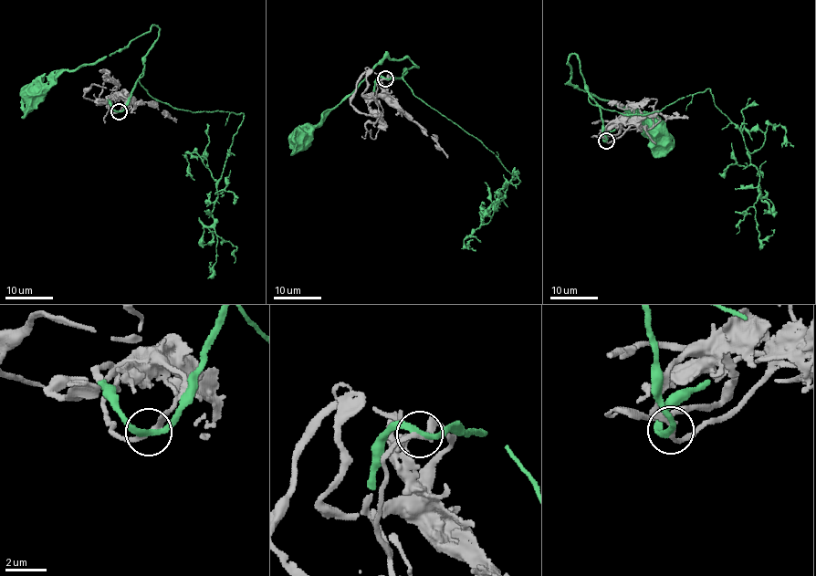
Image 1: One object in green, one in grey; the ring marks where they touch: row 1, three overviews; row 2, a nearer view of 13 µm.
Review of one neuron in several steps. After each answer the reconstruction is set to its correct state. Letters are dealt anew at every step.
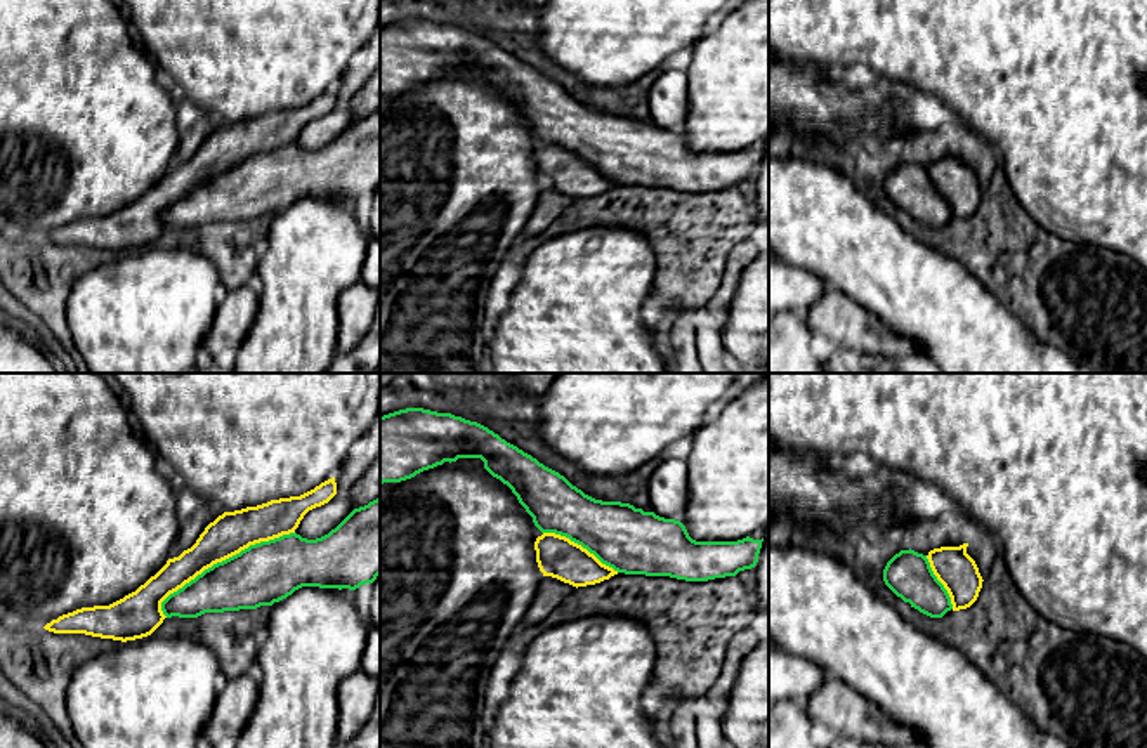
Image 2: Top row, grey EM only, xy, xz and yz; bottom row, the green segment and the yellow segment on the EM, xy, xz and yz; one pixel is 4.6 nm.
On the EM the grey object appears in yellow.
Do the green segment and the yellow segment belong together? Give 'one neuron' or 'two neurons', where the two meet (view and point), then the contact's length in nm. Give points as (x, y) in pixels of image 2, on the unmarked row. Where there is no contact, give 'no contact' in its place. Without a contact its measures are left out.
one neuron | xy (222, 172) | 700 nm

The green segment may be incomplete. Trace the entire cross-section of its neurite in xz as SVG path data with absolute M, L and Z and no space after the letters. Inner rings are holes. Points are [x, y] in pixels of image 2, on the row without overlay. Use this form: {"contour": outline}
{"contour": "M423 19L380 28L380 95L458 69L481 69L512 101L543 144L534 153L540 182L576 200L618 184L708 193L758 174L764 149L696 153L680 132L585 106L477 33Z"}

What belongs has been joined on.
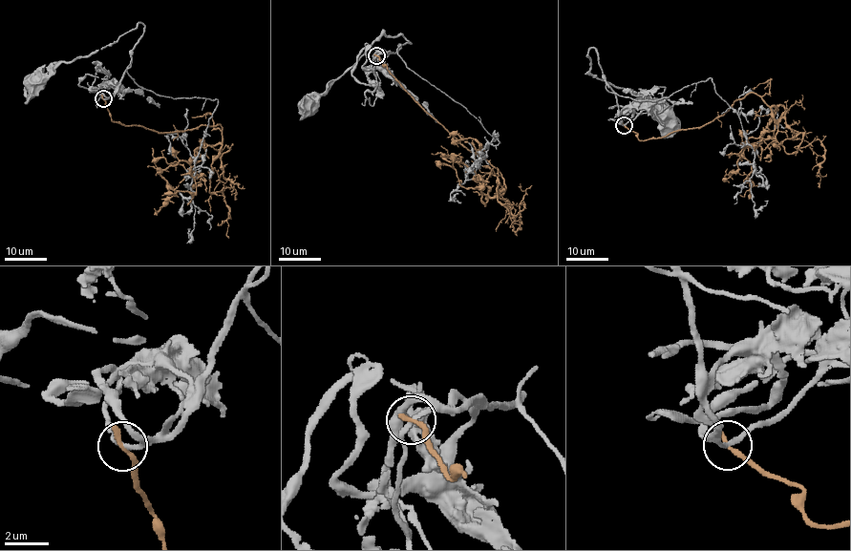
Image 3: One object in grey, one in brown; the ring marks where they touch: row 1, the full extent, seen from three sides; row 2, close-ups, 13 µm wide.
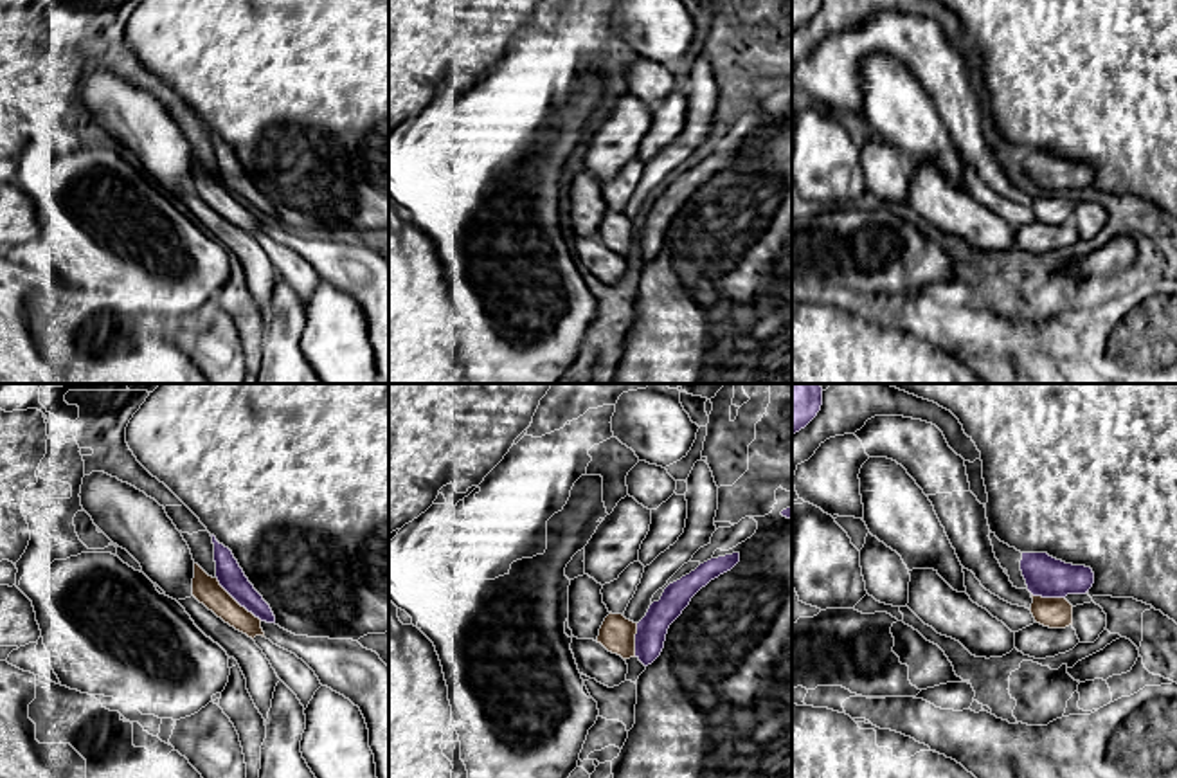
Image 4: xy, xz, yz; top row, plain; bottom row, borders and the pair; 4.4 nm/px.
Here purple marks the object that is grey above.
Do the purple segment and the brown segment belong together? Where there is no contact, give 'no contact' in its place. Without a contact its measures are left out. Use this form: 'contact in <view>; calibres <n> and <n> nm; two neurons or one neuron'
contact in xy; calibres 120 and 120 nm; two neurons

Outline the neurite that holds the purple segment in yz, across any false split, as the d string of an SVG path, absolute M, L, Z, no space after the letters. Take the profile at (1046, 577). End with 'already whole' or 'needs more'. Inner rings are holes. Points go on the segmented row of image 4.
M1022 553L1020 571L1028 591L1042 598L1085 594L1094 584L1091 567L1065 564L1047 553Z; already whole

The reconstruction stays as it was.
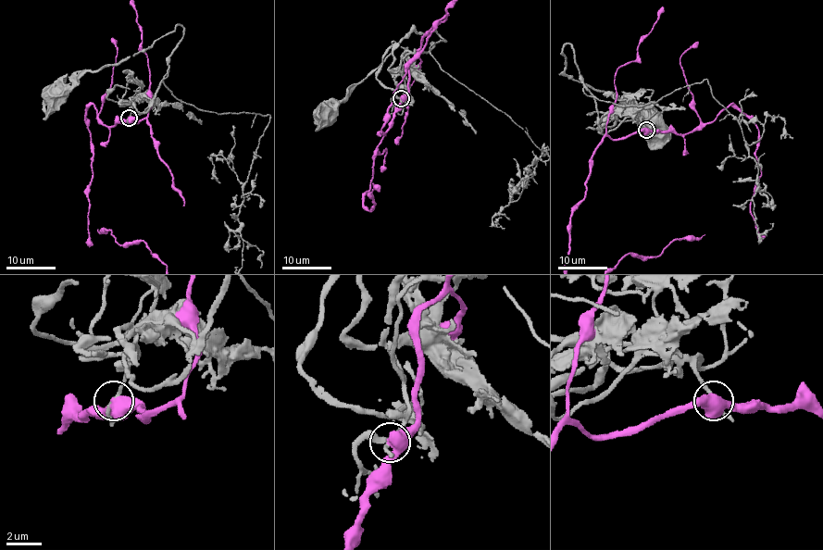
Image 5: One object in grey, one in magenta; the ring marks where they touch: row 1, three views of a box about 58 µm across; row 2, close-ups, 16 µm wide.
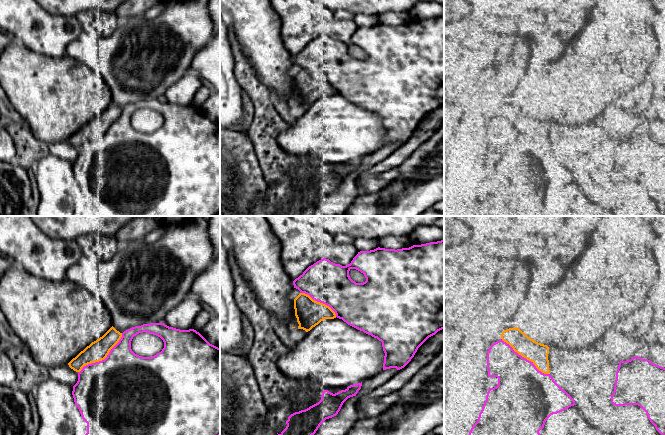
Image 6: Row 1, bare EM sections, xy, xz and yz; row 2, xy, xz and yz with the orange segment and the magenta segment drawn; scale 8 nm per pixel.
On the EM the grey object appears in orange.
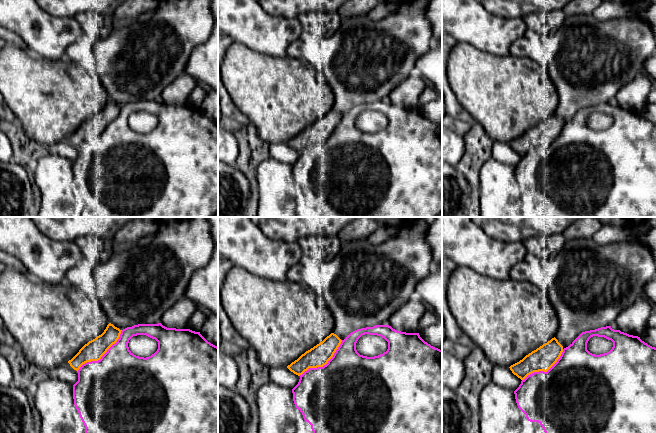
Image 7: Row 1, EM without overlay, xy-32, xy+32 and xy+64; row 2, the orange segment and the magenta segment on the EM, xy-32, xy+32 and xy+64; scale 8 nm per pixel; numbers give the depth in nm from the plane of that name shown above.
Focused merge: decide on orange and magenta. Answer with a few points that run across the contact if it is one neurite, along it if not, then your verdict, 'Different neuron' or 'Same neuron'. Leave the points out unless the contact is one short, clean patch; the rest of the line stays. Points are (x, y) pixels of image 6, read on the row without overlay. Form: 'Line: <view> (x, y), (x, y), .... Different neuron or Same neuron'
Different neuron

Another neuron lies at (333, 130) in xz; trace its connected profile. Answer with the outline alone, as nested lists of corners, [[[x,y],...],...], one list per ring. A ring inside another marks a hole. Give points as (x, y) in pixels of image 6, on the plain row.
[[[324,95],[278,137],[279,146],[299,159],[318,159],[324,166],[361,159],[383,147],[382,118],[342,95]]]

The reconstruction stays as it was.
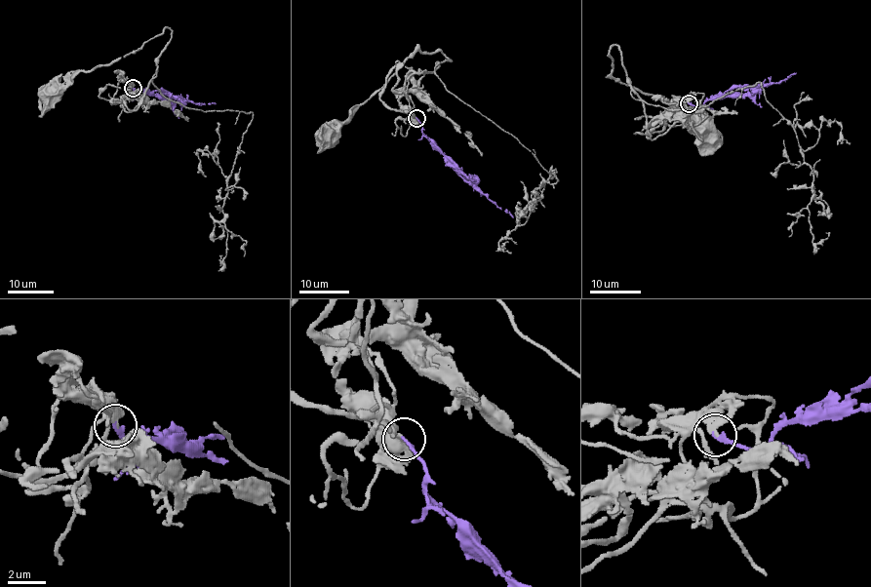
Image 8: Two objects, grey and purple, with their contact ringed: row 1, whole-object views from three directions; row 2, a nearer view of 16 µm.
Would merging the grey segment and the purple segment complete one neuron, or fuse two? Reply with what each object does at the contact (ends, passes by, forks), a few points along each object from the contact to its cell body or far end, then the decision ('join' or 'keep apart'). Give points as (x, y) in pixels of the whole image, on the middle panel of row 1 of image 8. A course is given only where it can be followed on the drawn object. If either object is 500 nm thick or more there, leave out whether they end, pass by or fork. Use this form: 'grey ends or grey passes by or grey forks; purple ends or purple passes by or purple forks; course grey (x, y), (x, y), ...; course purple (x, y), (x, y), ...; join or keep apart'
grey ends; purple ends; course grey (416, 118), (404, 136), (395, 124), (411, 110), (407, 94), (451, 60), (440, 51), (415, 52), (327, 137); course purple (416, 118), (424, 135), (452, 162), (452, 167), (513, 217); join

